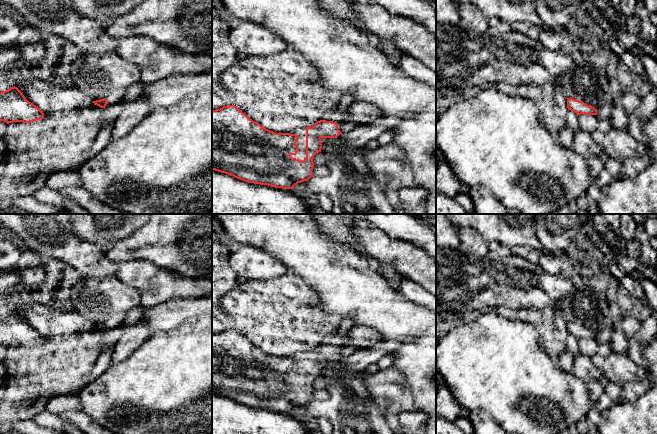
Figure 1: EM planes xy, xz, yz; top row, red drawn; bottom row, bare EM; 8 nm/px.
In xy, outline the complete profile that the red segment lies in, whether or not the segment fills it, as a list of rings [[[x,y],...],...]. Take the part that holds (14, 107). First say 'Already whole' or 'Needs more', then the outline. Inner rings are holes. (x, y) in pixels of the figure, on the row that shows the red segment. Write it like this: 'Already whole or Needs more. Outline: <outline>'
Already whole. Outline: [[[17,87],[0,92],[0,121],[30,123],[44,118],[38,106],[29,102]]]

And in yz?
Needs more. Outline: [[[555,88],[556,101],[562,108],[568,108],[569,110],[575,112],[578,116],[581,114],[586,115],[597,115],[597,109],[591,105],[587,105],[583,101],[579,101],[573,98],[566,98],[560,89]]]

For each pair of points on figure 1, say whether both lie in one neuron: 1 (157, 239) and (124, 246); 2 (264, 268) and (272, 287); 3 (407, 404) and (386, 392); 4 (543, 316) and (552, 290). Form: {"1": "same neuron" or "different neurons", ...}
{"1": "same neuron", "2": "different neurons", "3": "same neuron", "4": "different neurons"}

